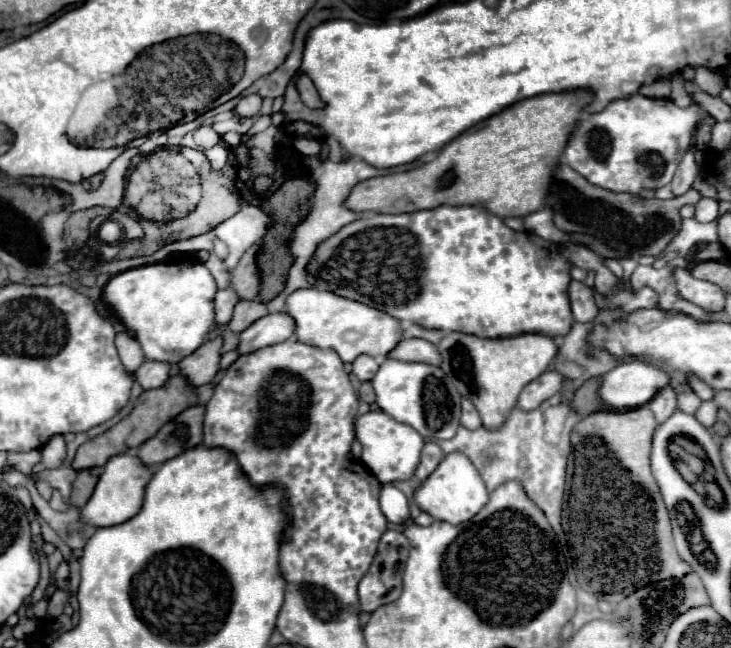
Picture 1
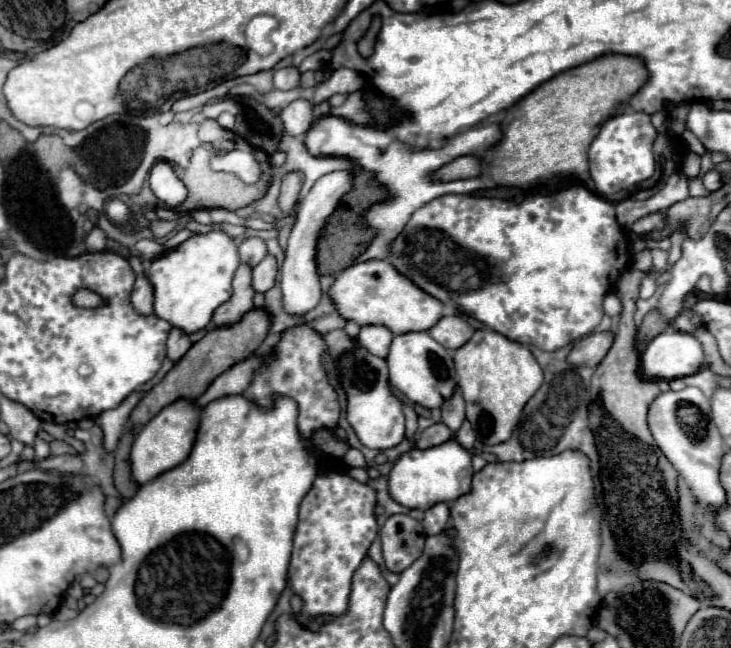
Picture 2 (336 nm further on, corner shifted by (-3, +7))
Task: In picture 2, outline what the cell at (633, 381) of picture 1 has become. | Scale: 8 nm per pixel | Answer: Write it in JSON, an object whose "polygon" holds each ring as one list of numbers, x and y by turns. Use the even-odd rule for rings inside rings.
{"polygon":[[666,331,652,339,640,355,644,379,678,379,696,373,704,363,704,349,694,335]]}

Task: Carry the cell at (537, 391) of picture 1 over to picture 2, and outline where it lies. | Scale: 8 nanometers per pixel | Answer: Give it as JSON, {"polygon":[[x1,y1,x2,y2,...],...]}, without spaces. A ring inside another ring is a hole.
{"polygon":[[590,333,572,347,566,361,574,367,596,367,606,357,612,341,612,333]]}

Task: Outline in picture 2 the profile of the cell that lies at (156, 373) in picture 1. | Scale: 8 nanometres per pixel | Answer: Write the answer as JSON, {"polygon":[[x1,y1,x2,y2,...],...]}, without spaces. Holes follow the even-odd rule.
{"polygon":[[172,329,170,331,170,335,168,335,168,343,166,343,166,347,168,347,168,359,172,361,172,363,176,363,188,349,190,349,190,339,188,339,188,335,184,333,184,331,178,331,178,329]]}

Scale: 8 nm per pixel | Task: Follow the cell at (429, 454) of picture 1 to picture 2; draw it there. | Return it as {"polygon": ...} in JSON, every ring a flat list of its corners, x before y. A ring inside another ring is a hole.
{"polygon":[[436,423,428,429,424,429,416,441,416,449,430,449,436,445,442,445,452,437,452,431,444,423]]}

